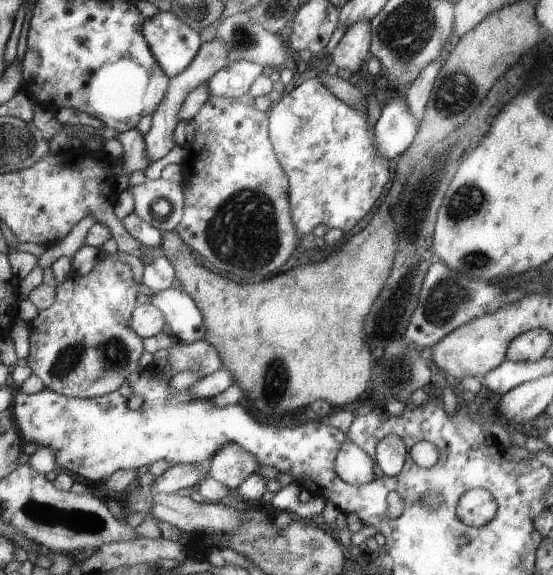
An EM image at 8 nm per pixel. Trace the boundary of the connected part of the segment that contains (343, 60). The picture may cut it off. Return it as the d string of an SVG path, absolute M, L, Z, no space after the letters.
M369 23L353 24L342 36L331 54L332 62L350 72L359 72L370 54L371 30Z

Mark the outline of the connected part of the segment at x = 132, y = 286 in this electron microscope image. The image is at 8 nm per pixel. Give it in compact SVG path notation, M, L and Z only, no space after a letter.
M102 255L90 272L83 275L72 273L55 287L52 306L41 310L28 324L31 343L26 359L46 388L69 397L91 399L115 391L135 372L144 348L142 337L131 326L131 318L139 302L144 299L144 294L143 288L134 281L132 275L129 264L124 264L116 257Z

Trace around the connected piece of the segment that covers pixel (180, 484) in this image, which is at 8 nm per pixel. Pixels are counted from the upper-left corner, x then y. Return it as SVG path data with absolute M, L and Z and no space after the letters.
M208 462L172 465L148 488L153 493L176 493L177 490L193 487L209 479L207 465Z

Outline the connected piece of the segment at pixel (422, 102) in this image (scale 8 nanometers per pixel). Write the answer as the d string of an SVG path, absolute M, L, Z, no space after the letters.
M439 55L436 57L409 88L404 91L406 93L405 101L409 113L416 119L417 123L420 123L424 118L430 93L435 88L435 80L439 76L444 60L446 60L446 56Z

